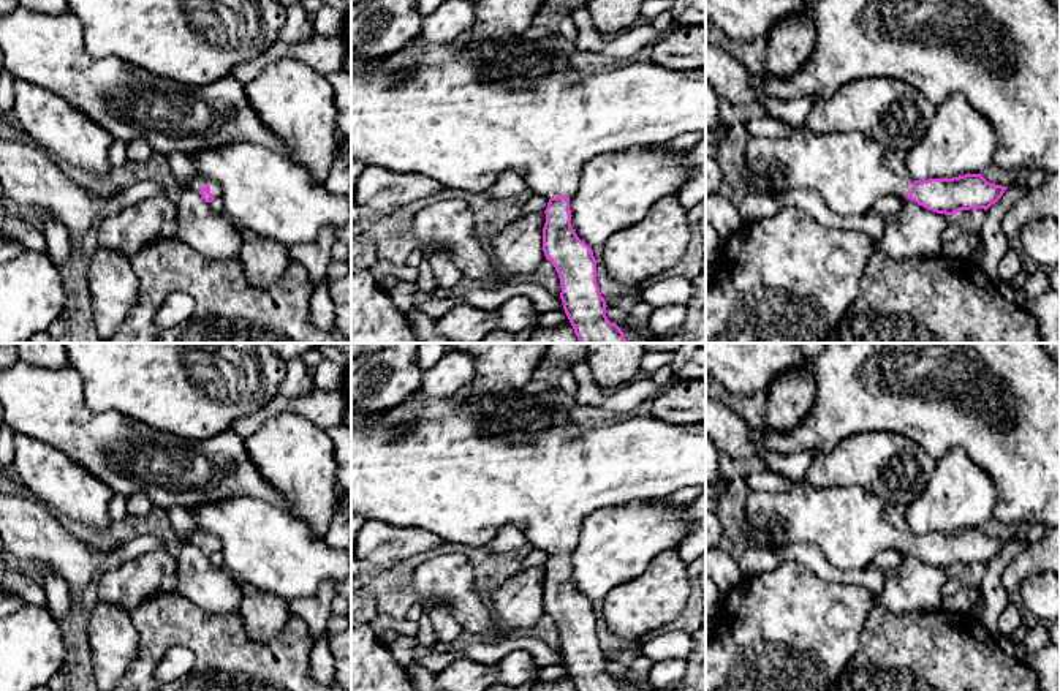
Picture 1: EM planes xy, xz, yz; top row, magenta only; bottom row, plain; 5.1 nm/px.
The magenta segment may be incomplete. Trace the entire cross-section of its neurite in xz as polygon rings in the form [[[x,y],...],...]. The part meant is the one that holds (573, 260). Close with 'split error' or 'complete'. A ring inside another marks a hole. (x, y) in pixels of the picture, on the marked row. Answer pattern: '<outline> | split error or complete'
[[[530,25],[525,32],[505,33],[495,40],[473,40],[464,43],[454,40],[449,43],[432,44],[421,35],[416,36],[402,51],[386,55],[383,59],[365,59],[354,52],[351,47],[351,160],[359,160],[367,166],[380,166],[389,172],[413,172],[433,179],[441,188],[460,188],[471,193],[487,191],[497,177],[505,171],[522,172],[527,180],[527,187],[536,194],[549,199],[546,213],[546,223],[543,228],[543,251],[547,261],[551,261],[560,278],[560,299],[563,310],[574,329],[579,343],[628,343],[620,327],[611,323],[606,316],[606,300],[600,293],[596,283],[596,259],[593,250],[577,237],[571,228],[570,198],[577,190],[581,177],[581,168],[592,158],[603,153],[617,153],[630,147],[655,147],[666,145],[669,141],[680,134],[702,131],[706,133],[706,66],[695,70],[674,70],[671,66],[655,65],[652,62],[638,62],[631,65],[615,63],[604,70],[579,73],[573,81],[570,73],[573,46],[560,33],[554,33],[543,25]]] | split error

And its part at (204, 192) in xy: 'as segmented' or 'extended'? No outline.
extended

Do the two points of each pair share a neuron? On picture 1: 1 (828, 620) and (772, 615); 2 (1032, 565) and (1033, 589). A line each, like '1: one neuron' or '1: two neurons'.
1: one neuron
2: two neurons

